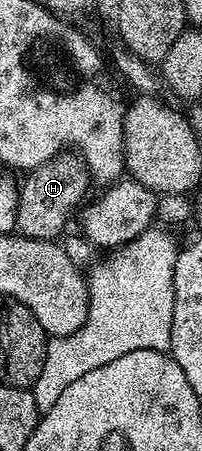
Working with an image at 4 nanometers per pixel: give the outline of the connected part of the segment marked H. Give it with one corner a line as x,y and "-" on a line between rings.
65,150
53,160
31,169
25,180
19,181
17,224
19,235
35,240
56,240
59,232
68,224
72,208
79,209
85,203
90,177
88,167
75,151

